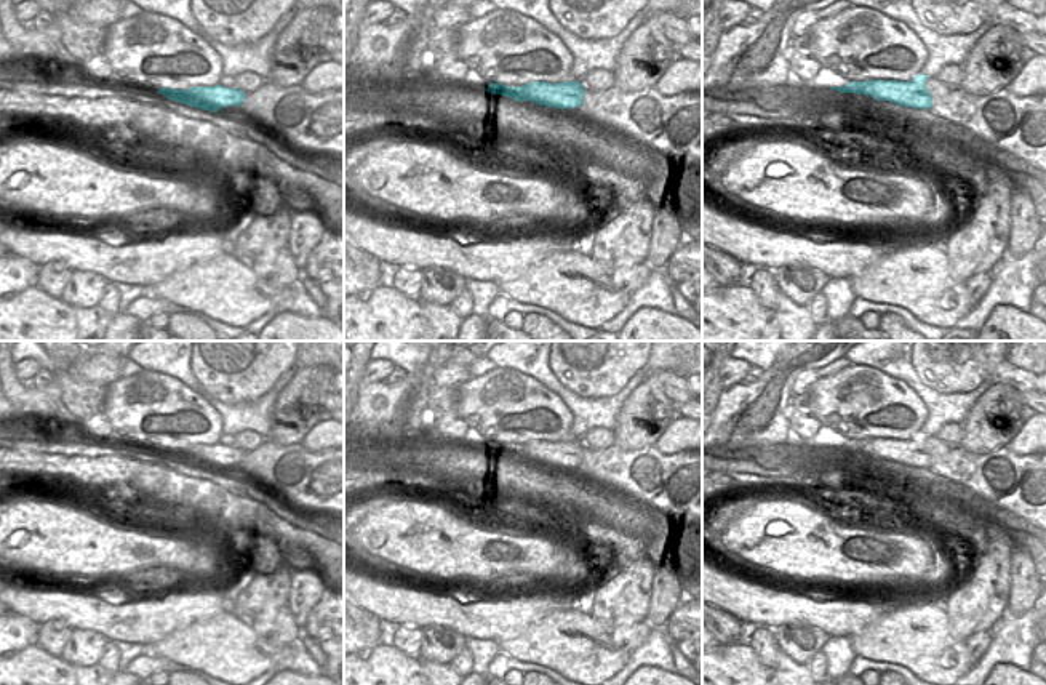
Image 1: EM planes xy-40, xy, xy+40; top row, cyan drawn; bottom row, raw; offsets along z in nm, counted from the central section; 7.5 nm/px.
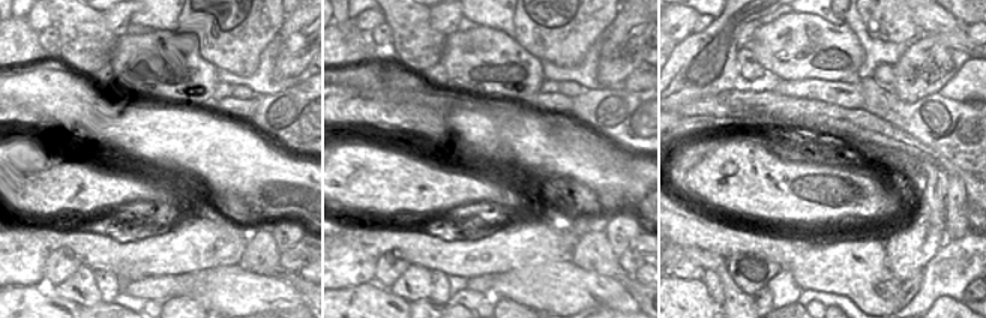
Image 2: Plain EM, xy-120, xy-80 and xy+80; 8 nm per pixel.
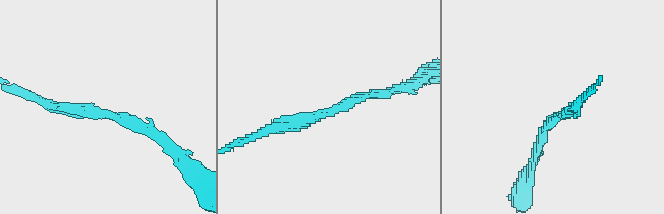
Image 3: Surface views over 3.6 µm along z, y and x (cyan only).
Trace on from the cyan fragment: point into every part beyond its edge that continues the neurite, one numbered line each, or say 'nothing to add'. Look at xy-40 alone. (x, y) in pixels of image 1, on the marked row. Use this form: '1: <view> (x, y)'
nothing to add

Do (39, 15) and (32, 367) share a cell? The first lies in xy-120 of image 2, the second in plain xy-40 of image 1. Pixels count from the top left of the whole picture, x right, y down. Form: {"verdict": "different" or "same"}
{"verdict": "same"}

